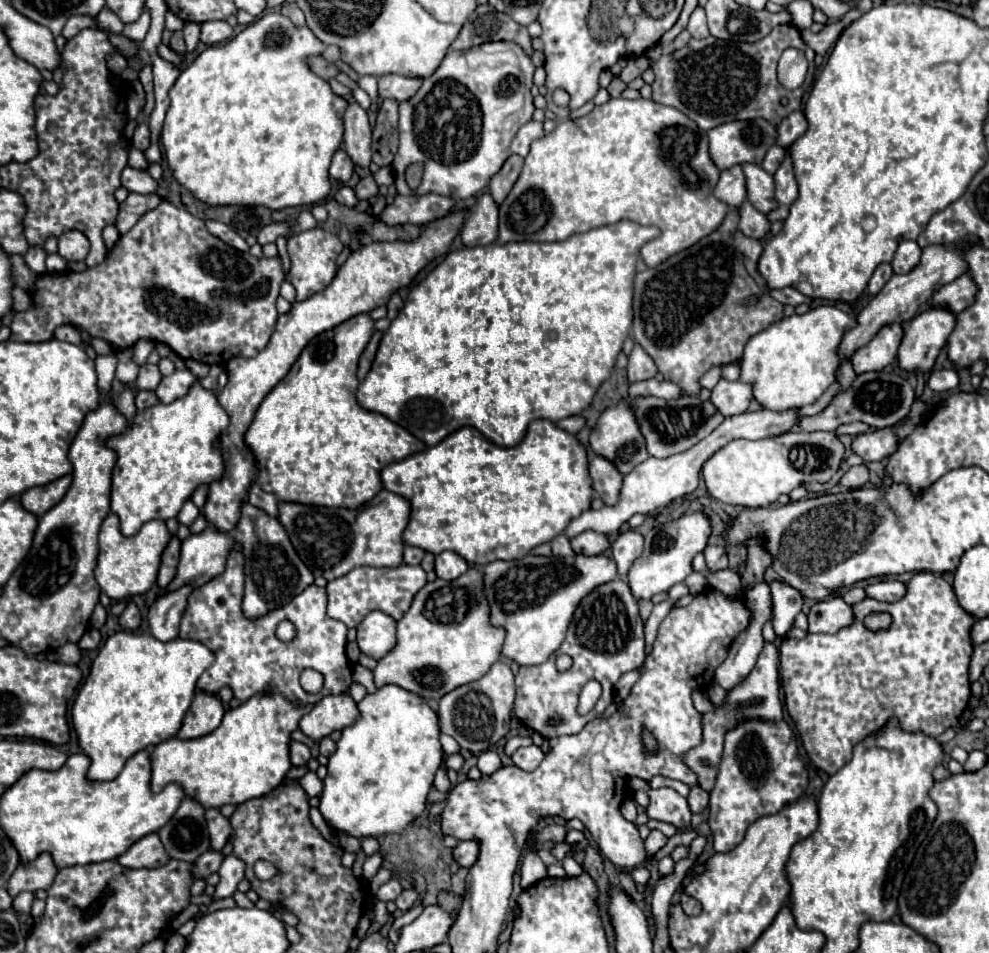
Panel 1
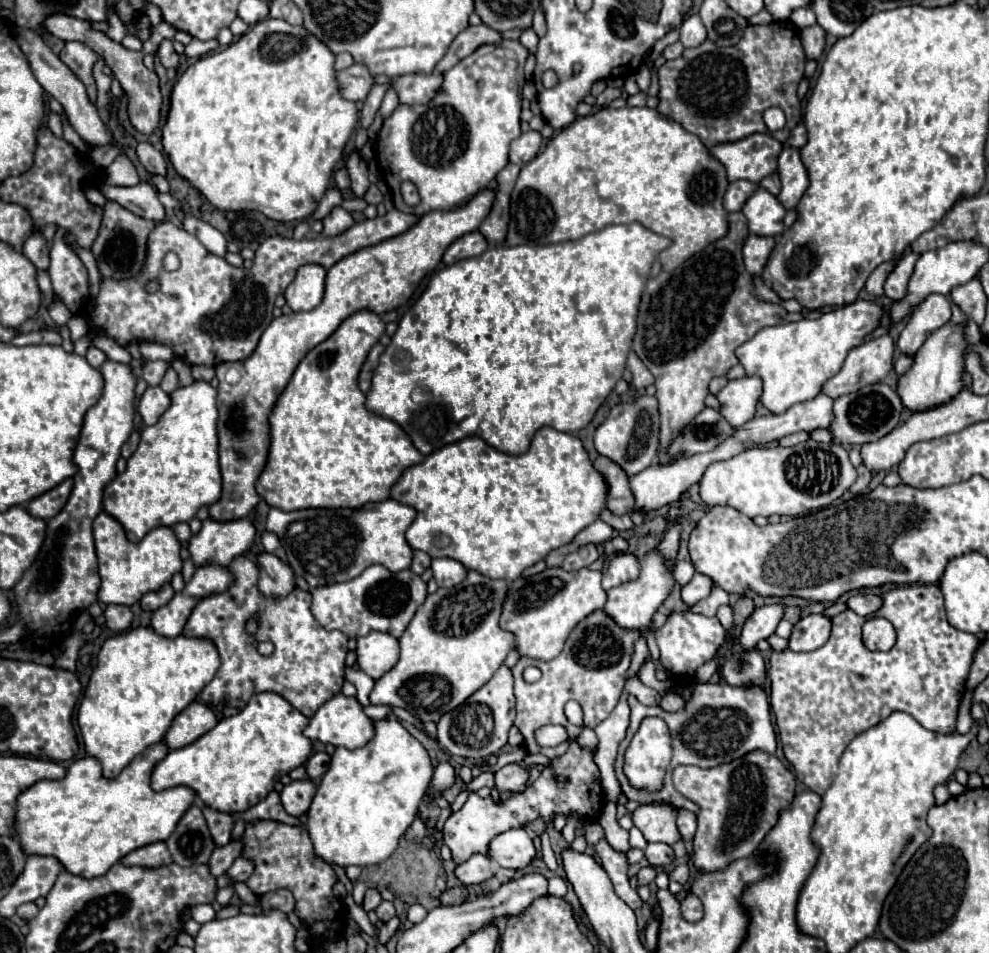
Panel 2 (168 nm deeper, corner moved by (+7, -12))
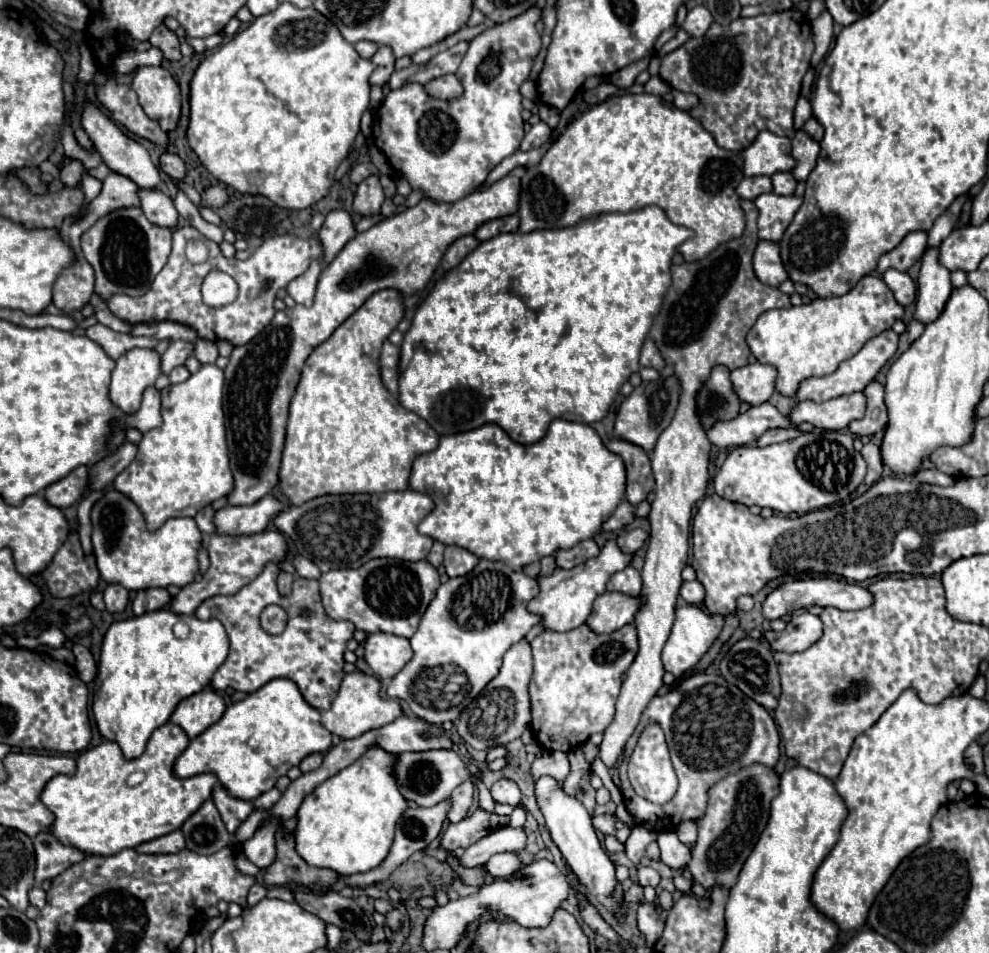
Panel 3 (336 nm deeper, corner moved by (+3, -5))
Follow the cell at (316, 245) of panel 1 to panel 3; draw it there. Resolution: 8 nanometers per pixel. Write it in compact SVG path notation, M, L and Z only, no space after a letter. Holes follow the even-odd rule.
M318 261L310 263L310 267L306 269L306 273L302 273L300 277L296 277L294 281L288 283L288 287L286 287L288 295L290 295L296 303L310 307L312 301L314 301L314 295L316 295L316 285L318 285L320 273L322 273L320 263L318 263Z

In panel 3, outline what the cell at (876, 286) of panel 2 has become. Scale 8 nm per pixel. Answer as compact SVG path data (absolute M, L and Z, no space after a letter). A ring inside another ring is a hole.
M912 231L902 239L902 243L894 249L888 251L886 255L880 257L878 261L878 273L886 273L888 269L898 269L898 271L908 271L926 251L926 231Z

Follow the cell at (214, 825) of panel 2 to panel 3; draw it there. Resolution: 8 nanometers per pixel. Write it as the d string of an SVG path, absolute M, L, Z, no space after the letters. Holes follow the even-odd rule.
M220 783L214 785L212 801L214 801L214 805L216 805L218 811L220 811L220 817L222 817L224 825L226 825L228 833L234 833L234 831L240 827L240 823L242 823L242 821L252 813L252 809L254 809L254 805L252 805L250 801L242 801L242 799L230 797Z

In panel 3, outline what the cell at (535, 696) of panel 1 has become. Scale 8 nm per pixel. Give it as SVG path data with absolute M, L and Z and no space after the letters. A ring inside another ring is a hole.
M586 623L568 631L544 631L532 643L534 673L528 683L532 733L548 751L570 753L586 743L590 735L604 731L614 719L616 697L622 687L622 673L638 651L634 625L612 633L596 633Z

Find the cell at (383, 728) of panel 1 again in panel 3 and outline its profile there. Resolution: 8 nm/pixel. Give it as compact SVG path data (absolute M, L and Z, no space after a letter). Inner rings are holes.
M372 745L360 759L320 783L302 801L294 835L296 851L308 865L334 869L338 875L354 875L370 871L386 859L396 823L408 809L396 783L396 763L396 753Z

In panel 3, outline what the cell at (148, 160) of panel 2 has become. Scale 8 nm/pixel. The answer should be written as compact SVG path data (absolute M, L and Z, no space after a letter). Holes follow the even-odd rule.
M164 151L164 153L160 155L160 169L162 169L168 177L172 177L172 179L176 179L176 181L182 181L184 175L186 175L184 161L182 161L178 155L168 153L168 151Z

